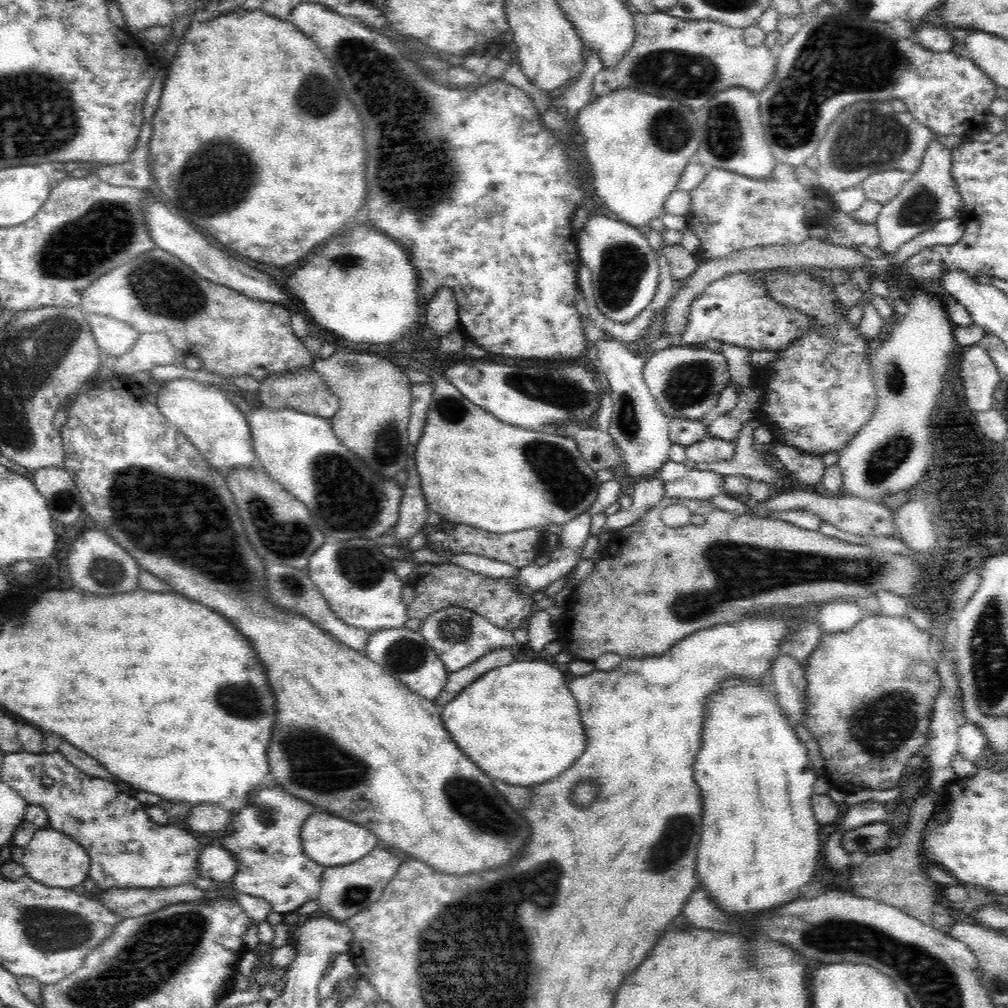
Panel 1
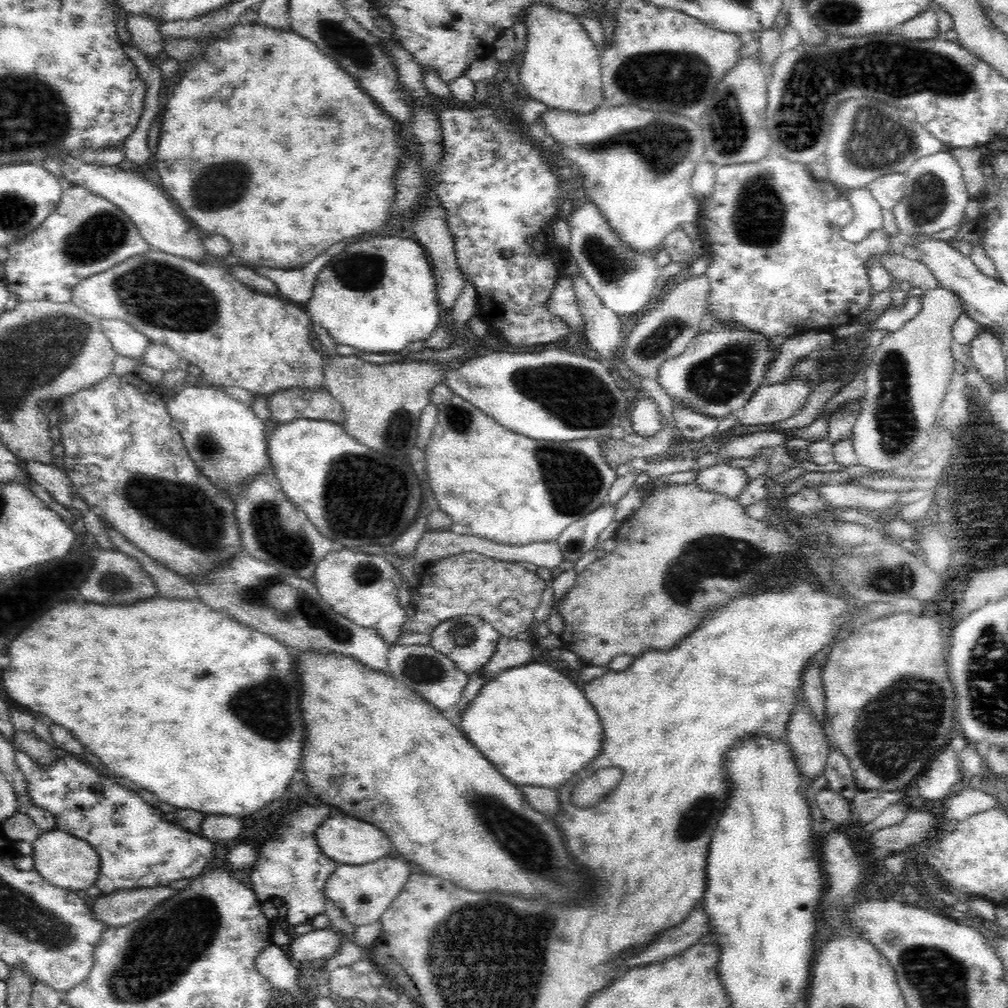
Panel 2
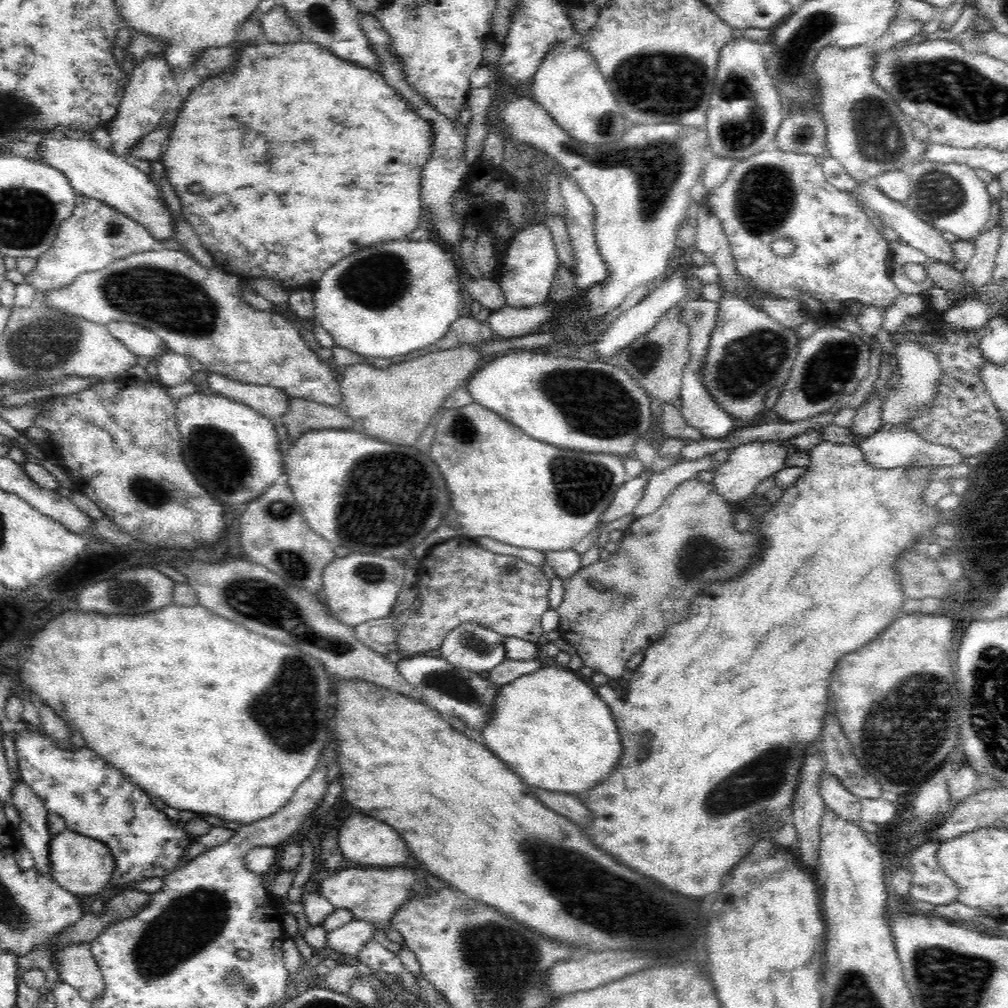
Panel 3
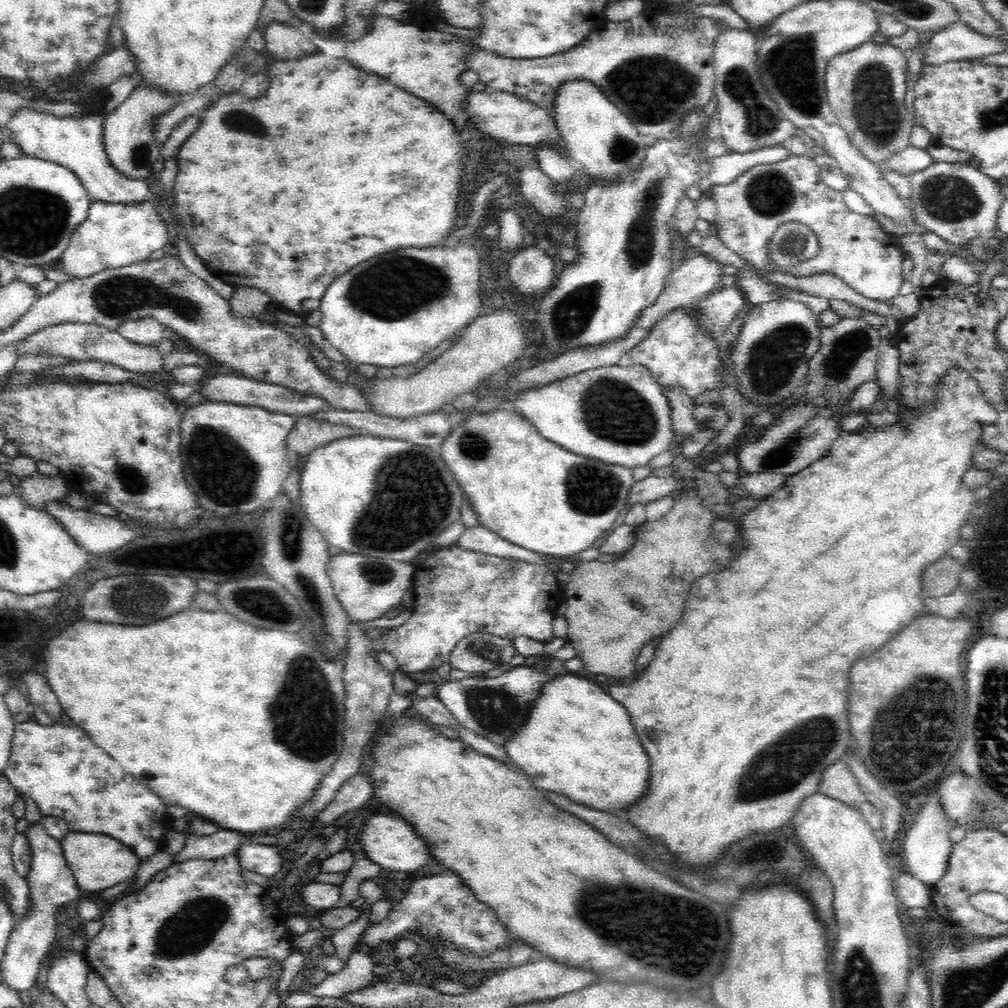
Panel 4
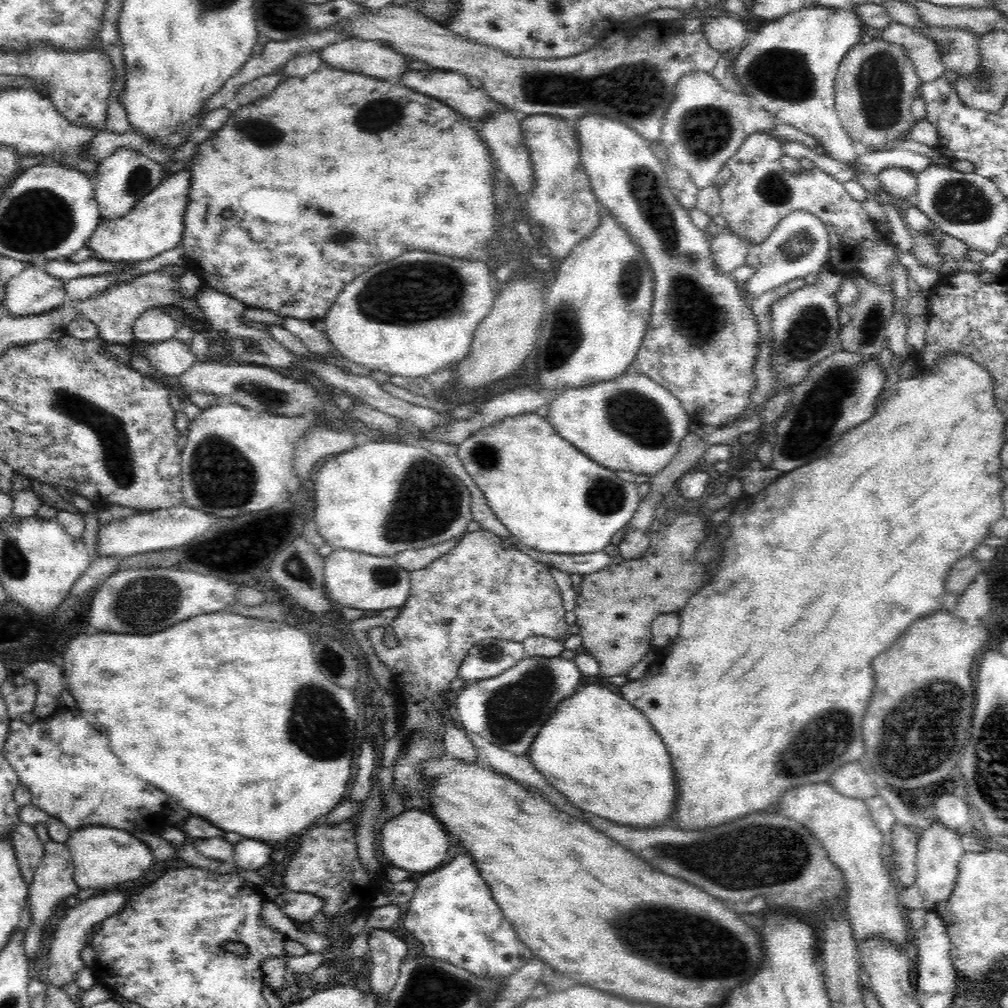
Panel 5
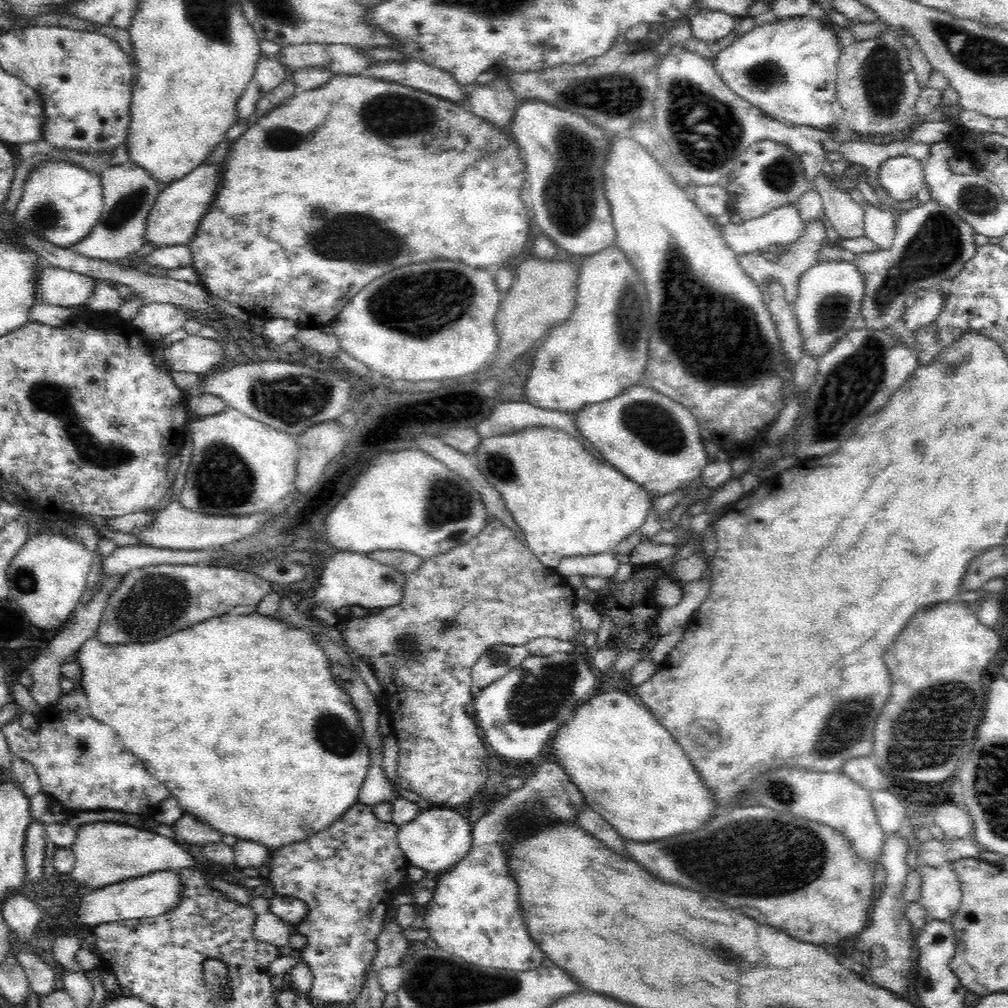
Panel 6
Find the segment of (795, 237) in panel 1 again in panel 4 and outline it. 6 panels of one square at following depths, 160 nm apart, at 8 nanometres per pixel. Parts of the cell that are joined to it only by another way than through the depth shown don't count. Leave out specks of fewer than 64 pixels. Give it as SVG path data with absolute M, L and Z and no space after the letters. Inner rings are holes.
M812 154L790 155L776 164L758 164L725 185L714 185L708 192L716 202L715 232L722 242L756 269L795 277L832 273L862 296L885 303L899 296L904 252L896 236L890 236L875 217L848 209L843 193L828 187L820 177L820 167ZM785 222L808 225L818 239L815 258L798 267L769 264L768 246L778 227Z

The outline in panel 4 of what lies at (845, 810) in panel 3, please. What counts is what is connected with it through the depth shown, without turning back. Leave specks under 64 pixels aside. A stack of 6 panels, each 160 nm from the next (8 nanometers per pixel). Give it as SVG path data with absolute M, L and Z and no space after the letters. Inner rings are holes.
M839 759L824 772L818 791L857 809L867 801L854 772L844 759Z

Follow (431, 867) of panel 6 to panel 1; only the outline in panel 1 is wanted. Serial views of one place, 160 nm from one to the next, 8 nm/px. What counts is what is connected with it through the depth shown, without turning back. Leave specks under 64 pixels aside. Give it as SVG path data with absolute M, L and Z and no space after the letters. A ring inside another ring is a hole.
M318 810L308 818L300 837L304 854L325 867L347 865L362 859L363 856L368 856L378 847L379 839L370 829L322 810Z

